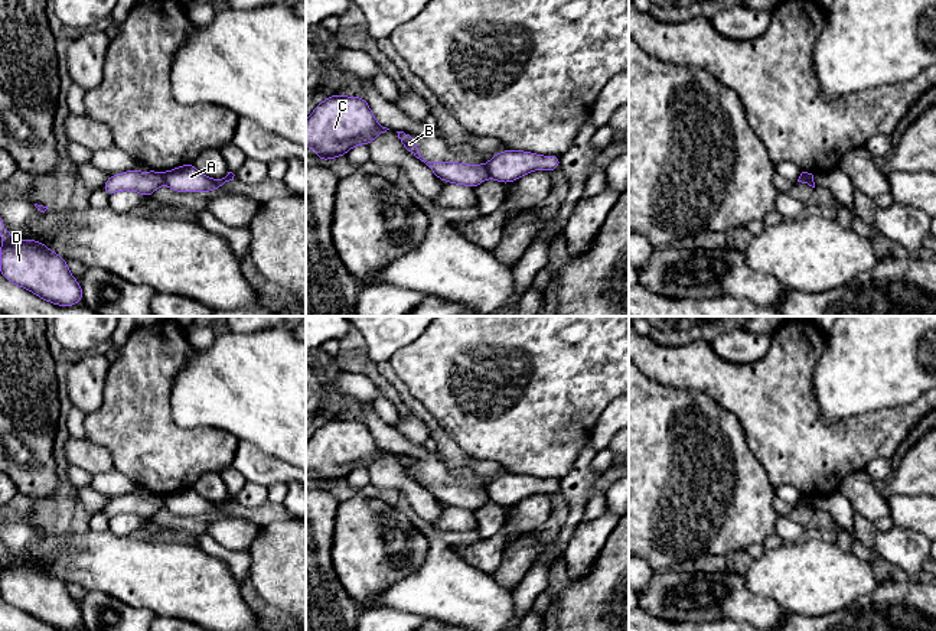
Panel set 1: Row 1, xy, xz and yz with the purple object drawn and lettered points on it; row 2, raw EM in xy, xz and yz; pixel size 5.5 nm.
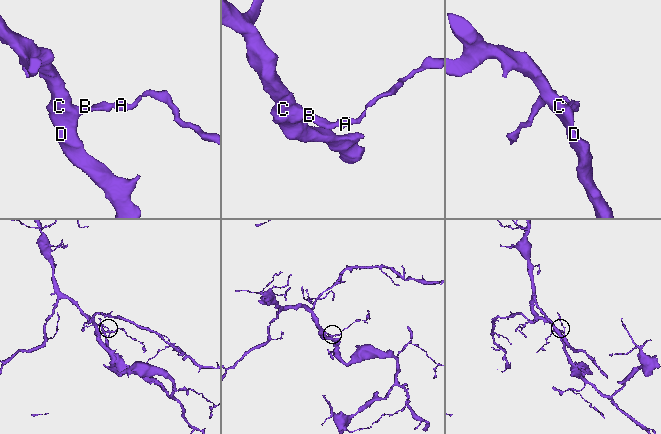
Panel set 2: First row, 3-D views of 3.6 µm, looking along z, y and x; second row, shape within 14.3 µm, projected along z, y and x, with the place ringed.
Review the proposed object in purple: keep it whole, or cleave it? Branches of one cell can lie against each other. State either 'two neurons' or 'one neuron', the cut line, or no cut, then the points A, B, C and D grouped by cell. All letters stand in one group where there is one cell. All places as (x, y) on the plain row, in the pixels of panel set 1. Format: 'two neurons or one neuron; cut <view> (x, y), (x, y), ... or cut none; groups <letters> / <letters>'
two neurons; cut xy (162, 497), (165, 506); groups A / B C D

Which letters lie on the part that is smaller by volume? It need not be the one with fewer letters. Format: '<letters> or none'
A

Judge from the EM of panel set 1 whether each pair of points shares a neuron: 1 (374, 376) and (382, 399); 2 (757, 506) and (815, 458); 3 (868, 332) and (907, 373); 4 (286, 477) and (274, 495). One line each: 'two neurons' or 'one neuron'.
1: two neurons
2: two neurons
3: one neuron
4: two neurons

